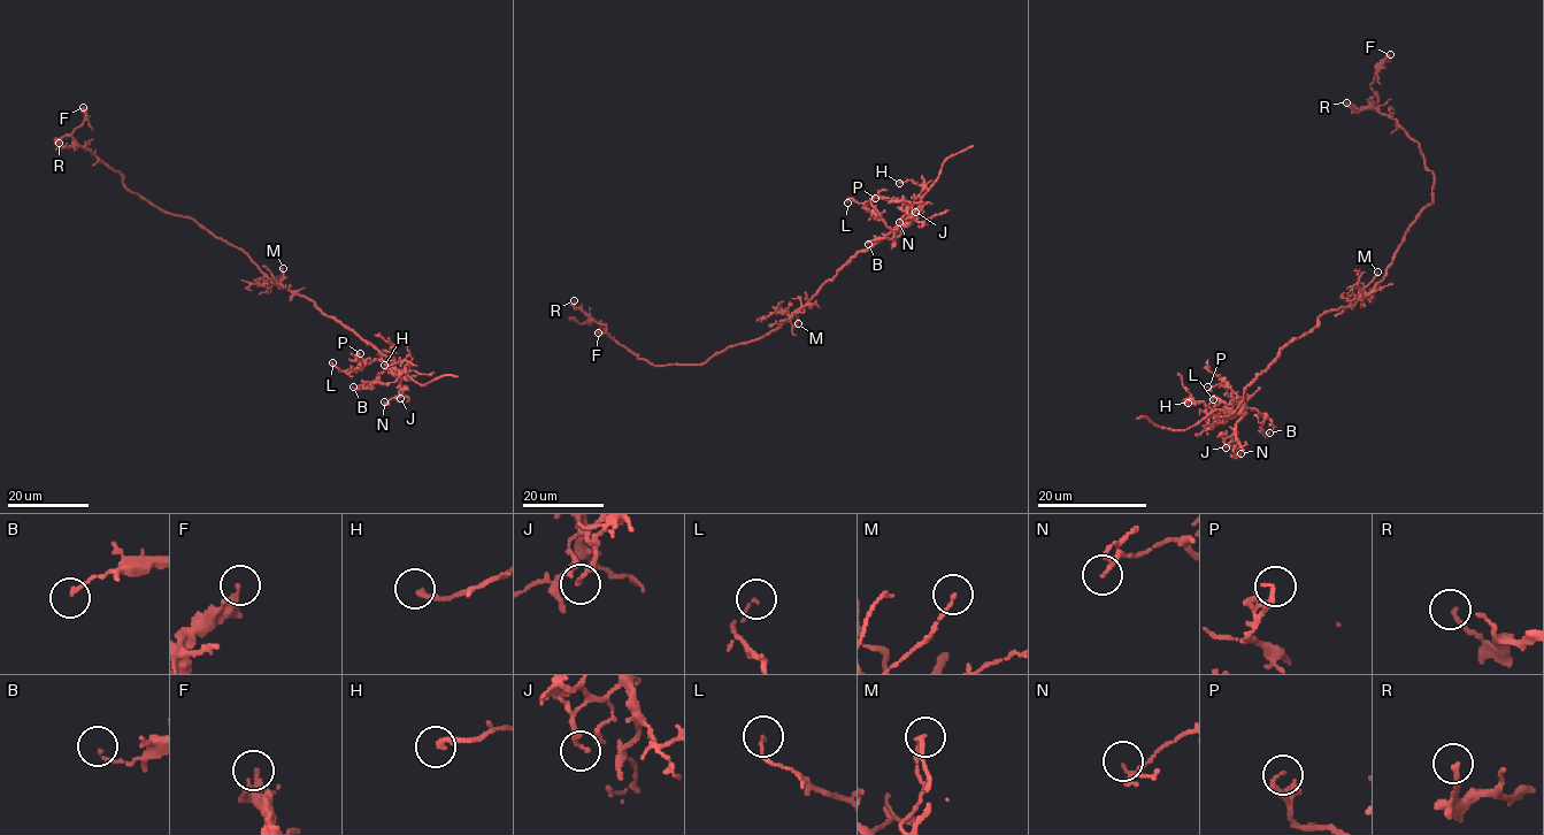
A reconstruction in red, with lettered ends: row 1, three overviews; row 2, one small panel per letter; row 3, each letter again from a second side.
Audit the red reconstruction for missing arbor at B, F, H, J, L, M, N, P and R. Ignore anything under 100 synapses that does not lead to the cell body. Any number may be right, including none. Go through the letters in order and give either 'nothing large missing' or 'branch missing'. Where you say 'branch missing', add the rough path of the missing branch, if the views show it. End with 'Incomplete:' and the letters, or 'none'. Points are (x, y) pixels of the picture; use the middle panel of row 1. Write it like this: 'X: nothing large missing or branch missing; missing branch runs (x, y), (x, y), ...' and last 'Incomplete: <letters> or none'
B: nothing large missing
F: nothing large missing
H: nothing large missing
J: nothing large missing
L: nothing large missing
M: nothing large missing
N: nothing large missing
P: nothing large missing
R: nothing large missing
Incomplete: none

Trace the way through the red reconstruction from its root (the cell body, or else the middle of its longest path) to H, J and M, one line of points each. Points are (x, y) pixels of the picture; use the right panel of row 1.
H: (1384, 277), (1287, 343), (1246, 389), (1239, 413), (1213, 415), (1203, 403), (1190, 397), (1188, 403)
J: (1384, 277), (1347, 306), (1321, 314), (1311, 331), (1280, 350), (1246, 389), (1245, 414), (1224, 441), (1226, 447)
M: (1384, 277), (1368, 295), (1361, 296), (1377, 272)

